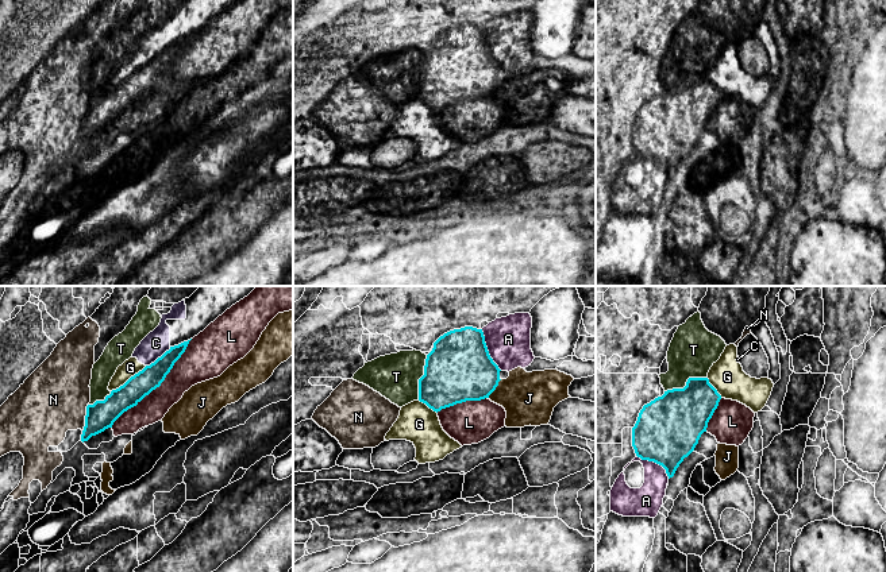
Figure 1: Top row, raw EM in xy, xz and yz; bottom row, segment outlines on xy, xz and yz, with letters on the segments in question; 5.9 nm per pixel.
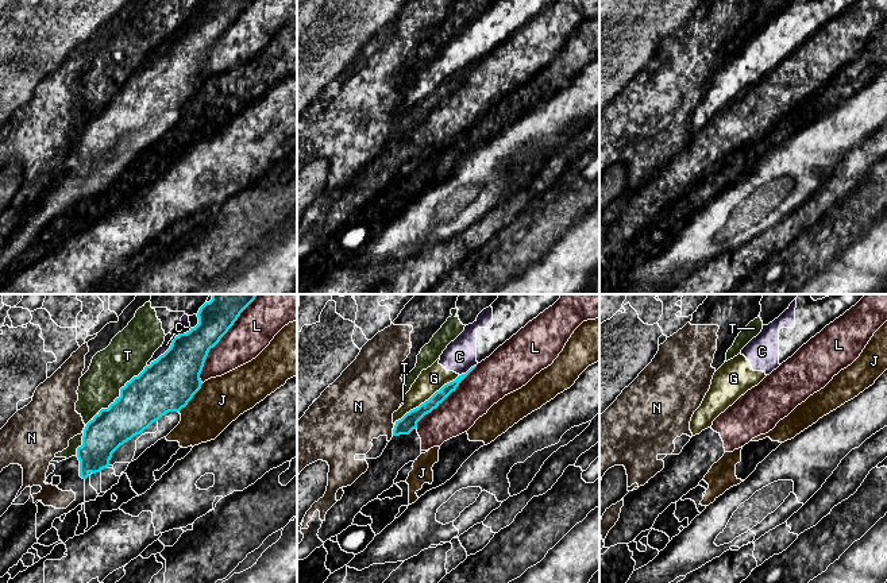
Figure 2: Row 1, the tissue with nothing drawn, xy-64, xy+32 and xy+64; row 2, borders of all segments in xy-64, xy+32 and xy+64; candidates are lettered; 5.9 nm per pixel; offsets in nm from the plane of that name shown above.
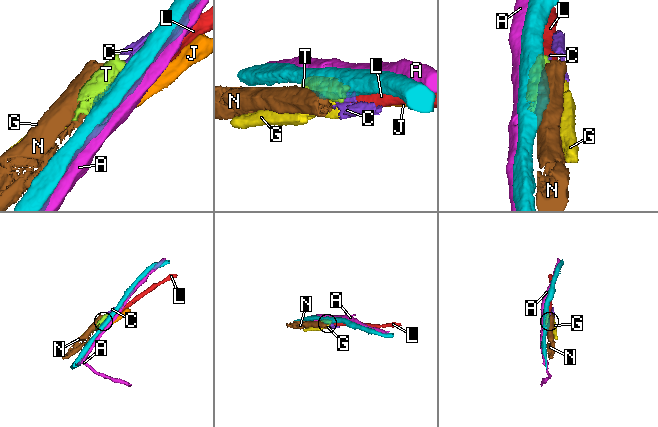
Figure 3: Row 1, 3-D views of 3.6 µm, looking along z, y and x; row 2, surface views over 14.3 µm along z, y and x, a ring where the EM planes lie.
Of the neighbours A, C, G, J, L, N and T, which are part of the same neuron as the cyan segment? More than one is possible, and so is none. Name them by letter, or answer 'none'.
none

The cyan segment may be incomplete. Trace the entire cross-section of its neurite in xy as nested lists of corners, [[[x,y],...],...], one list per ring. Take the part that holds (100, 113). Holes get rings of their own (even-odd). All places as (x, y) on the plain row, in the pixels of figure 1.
[[[190,38],[170,45],[161,55],[131,74],[123,84],[112,88],[104,98],[86,104],[85,124],[81,139],[112,125],[113,120],[128,107],[136,104],[146,93],[161,84],[174,61],[185,50]]]

